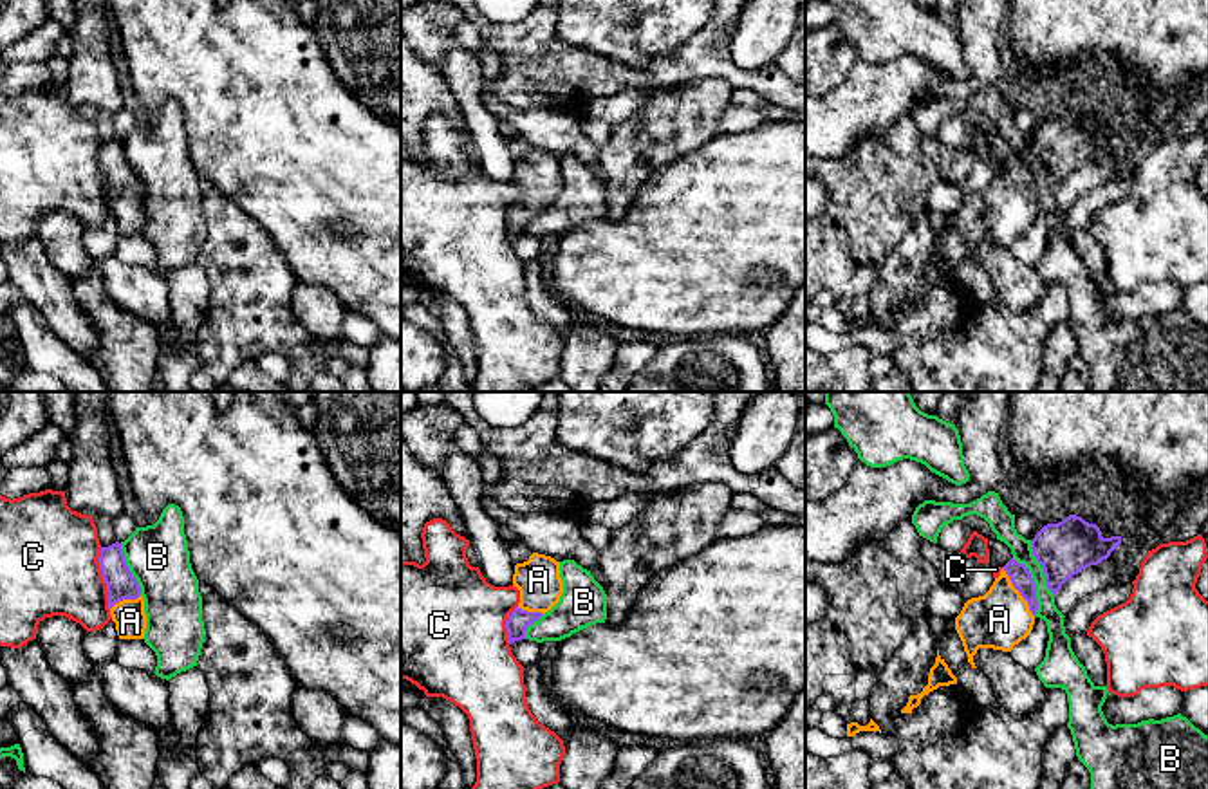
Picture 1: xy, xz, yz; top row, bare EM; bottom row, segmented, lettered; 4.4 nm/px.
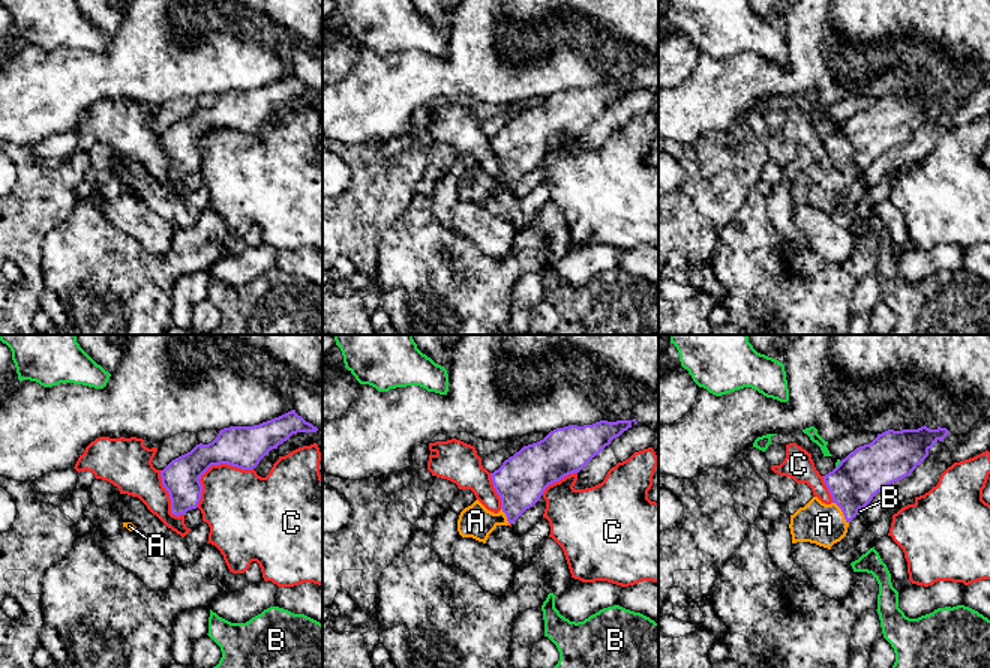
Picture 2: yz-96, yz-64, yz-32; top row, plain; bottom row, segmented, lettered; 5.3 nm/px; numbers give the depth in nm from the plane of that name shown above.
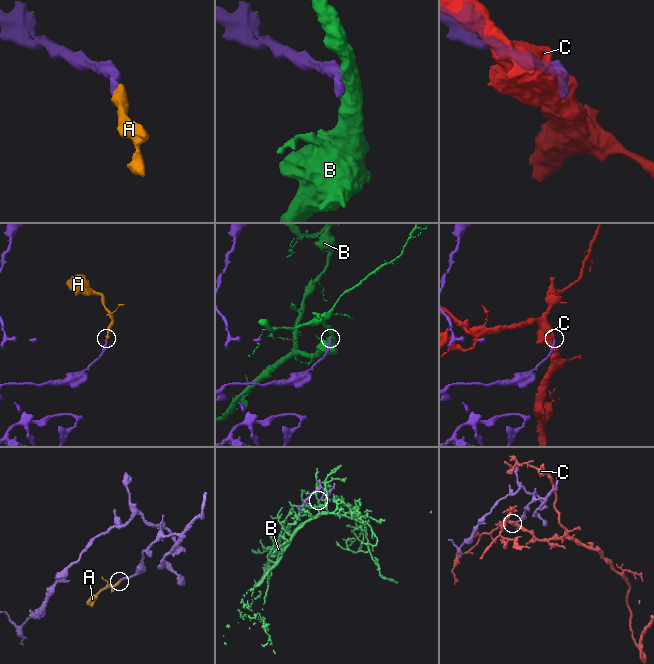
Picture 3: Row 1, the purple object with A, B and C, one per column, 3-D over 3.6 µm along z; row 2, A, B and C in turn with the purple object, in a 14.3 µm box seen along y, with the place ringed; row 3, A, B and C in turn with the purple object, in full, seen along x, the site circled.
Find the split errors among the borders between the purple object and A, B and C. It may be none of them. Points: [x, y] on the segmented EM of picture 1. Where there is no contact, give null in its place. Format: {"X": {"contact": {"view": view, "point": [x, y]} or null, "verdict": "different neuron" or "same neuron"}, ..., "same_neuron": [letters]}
{"A": {"contact": {"view": "yz", "point": [1019, 591]}, "verdict": "same neuron"}, "B": {"contact": {"view": "yz", "point": [1033, 585]}, "verdict": "different neuron"}, "C": {"contact": {"view": "xy", "point": [103, 578]}, "verdict": "different neuron"}, "same_neuron": ["A"]}

